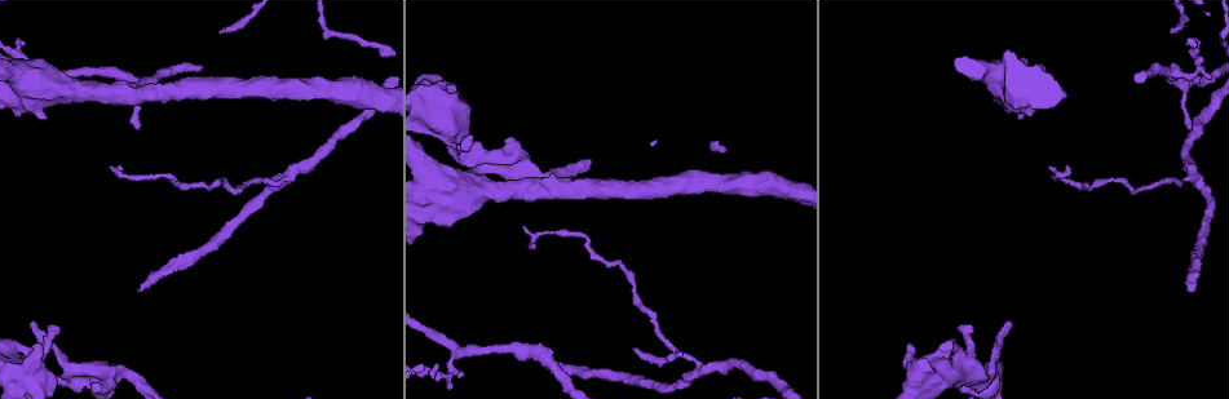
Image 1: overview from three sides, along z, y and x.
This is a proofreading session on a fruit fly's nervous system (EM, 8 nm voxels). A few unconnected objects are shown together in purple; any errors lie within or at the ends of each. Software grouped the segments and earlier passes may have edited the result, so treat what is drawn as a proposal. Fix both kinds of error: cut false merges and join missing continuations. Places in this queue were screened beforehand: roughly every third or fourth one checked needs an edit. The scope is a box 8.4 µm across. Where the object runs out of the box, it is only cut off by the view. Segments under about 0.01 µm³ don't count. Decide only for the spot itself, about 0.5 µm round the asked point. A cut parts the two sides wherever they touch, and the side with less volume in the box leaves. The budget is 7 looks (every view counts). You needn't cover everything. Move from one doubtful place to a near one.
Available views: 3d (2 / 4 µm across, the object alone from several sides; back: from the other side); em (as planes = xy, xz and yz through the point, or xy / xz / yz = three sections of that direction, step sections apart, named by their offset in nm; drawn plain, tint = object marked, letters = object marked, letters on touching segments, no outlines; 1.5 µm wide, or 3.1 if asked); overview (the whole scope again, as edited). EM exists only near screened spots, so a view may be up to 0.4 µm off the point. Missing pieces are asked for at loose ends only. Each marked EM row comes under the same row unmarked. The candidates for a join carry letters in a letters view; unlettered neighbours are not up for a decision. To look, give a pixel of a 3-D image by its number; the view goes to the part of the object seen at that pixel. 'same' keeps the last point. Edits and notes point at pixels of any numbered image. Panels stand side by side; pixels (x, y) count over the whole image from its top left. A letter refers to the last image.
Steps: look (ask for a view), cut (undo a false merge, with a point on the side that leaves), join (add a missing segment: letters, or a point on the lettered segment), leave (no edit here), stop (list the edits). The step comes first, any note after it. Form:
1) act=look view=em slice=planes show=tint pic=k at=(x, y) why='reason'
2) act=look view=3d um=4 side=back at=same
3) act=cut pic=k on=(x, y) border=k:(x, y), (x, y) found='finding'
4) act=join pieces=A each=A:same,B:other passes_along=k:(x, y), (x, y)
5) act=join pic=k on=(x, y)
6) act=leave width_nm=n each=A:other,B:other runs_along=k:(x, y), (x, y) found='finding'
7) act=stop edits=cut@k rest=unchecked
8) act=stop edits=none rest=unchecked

act=look view=em slice=planes show=letters pic=1 at=(1008, 322) why='an open end'

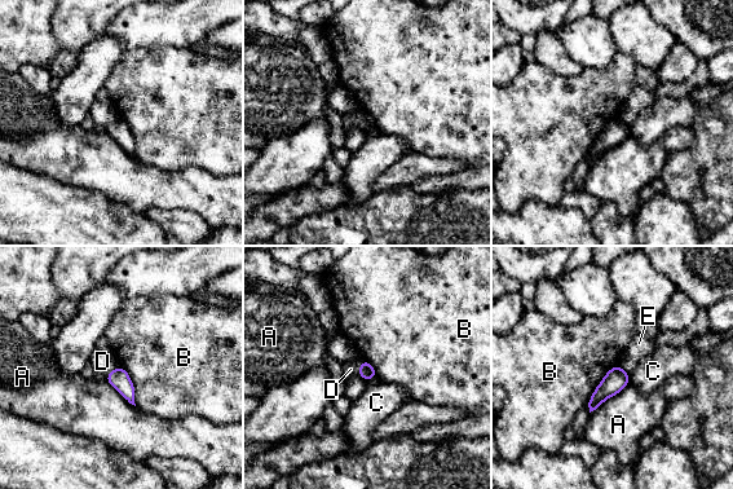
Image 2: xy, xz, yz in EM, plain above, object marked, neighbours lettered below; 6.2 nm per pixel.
act=leave each=A:other,B:other,C:other,D:other,E:other border=2:(618, 364), (608, 371), (587, 402) found='none of them fits'

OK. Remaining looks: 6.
act=look view=em slice=xz step=8 show=letters pic=1 at=(1189, 289) why='end of a long branch'

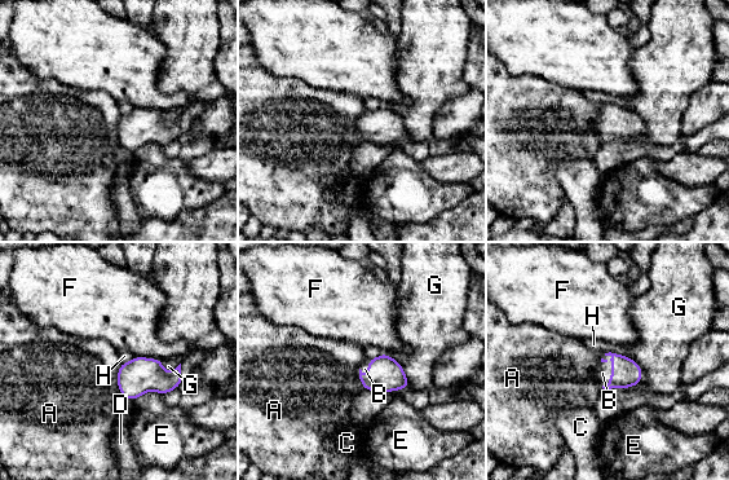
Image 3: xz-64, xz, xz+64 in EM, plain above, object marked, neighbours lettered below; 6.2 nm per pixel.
act=join pieces=B each=A:other,B:same,C:other,D:other,E:other,F:other,G:other,H:other passes_along=3:(626, 373), (613, 371), (602, 373) found='the cell continues'

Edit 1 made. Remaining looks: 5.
act=look view=3d um=2 pic=1 at=(41, 344) why='branch stops here'

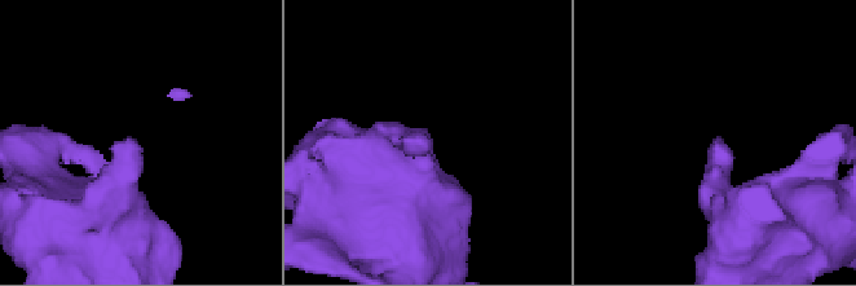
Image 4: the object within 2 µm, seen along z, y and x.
act=look view=em slice=planes show=letters pic=4 at=(717, 141) why='need the tissue'

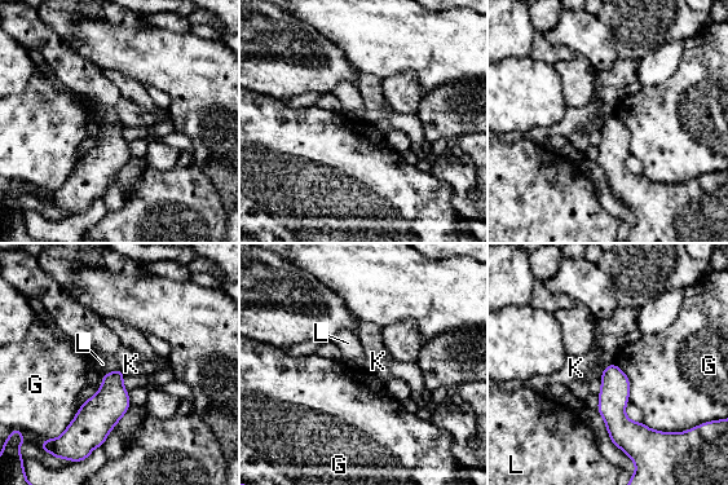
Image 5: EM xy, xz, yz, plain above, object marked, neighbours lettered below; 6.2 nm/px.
act=leave each=G:other,K:other,L:other runs_along=5:(610, 367), (613, 415), (626, 444) found='no lettered segment goes on from it'

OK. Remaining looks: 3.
act=stop edits=join@3 rest=unchecked

